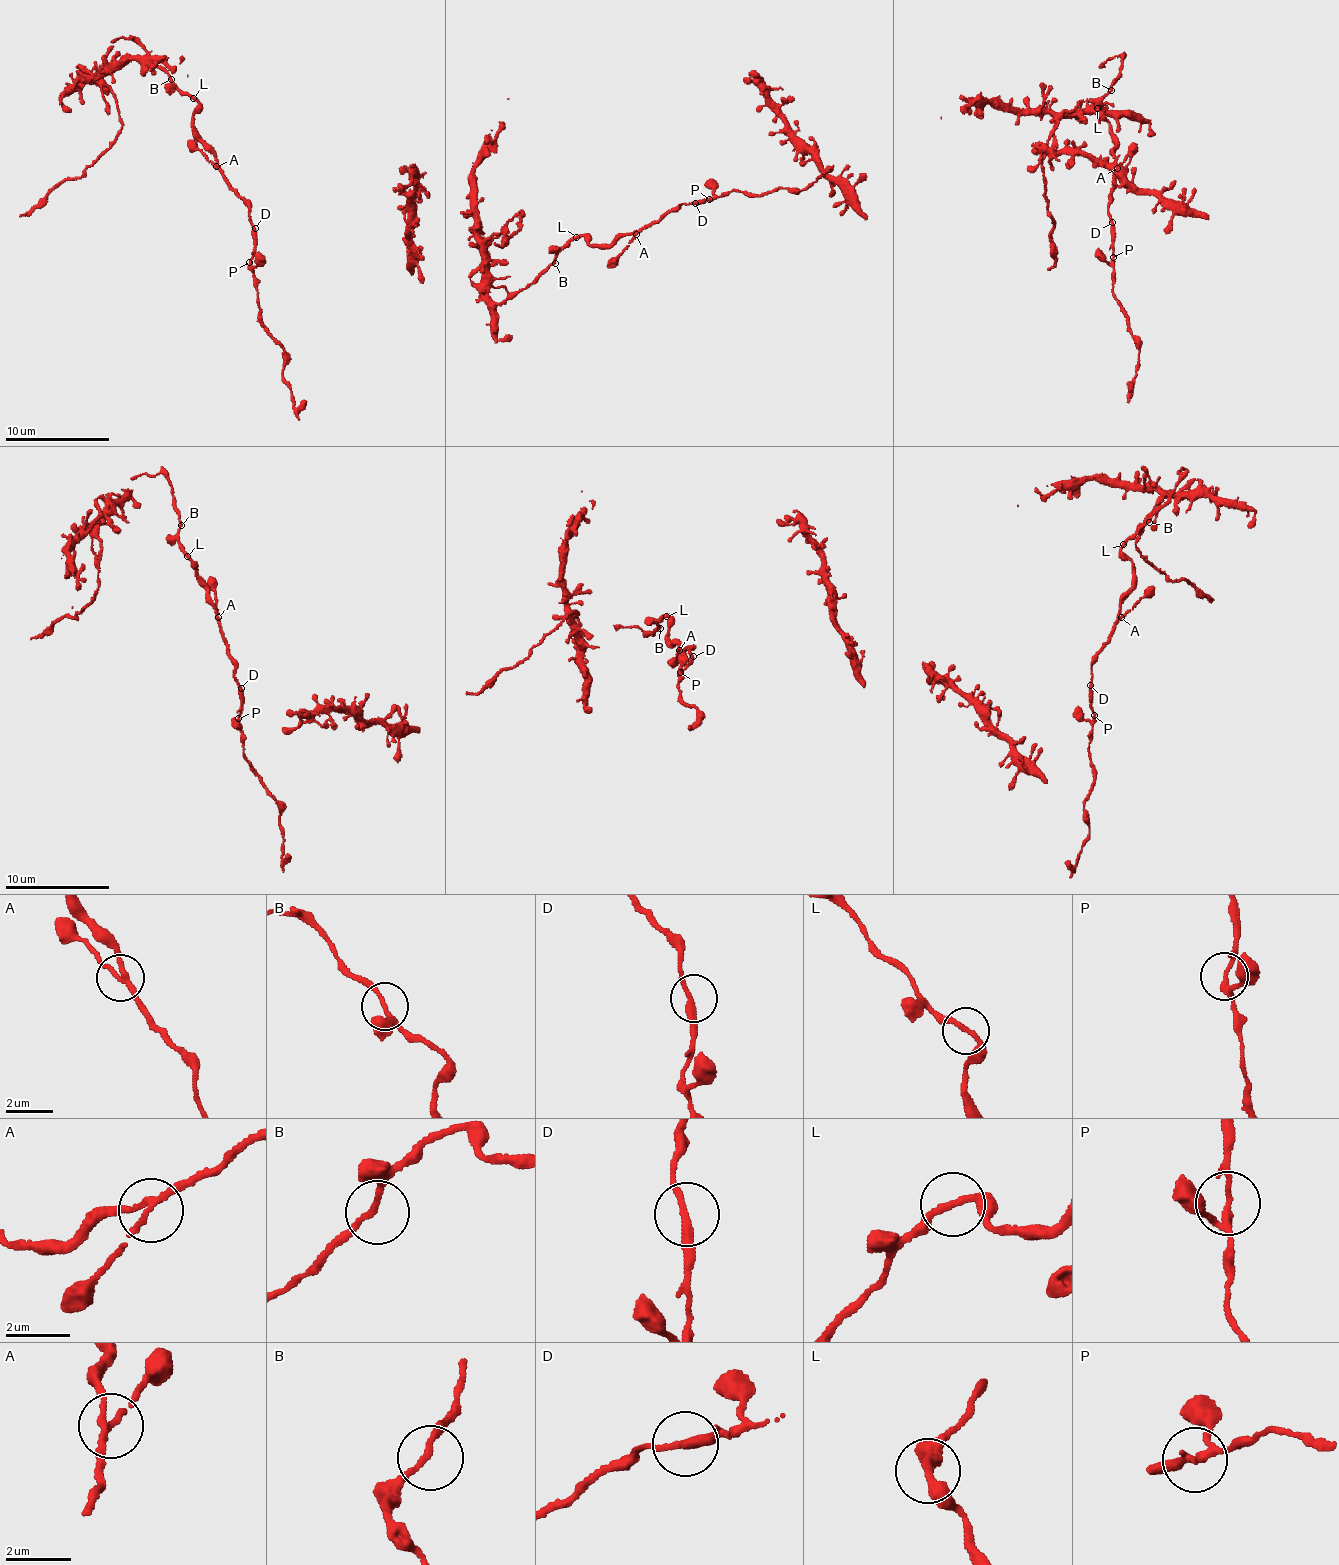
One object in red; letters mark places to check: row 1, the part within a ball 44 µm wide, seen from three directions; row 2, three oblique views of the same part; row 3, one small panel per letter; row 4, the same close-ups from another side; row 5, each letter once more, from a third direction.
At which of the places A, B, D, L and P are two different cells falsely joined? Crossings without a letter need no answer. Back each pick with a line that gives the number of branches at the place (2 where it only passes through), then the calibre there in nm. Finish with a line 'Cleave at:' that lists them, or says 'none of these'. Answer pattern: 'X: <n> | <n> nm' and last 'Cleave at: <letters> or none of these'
Cleave at: none of these

